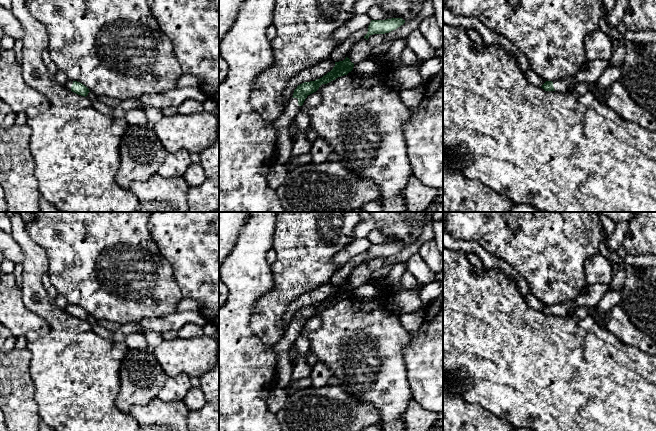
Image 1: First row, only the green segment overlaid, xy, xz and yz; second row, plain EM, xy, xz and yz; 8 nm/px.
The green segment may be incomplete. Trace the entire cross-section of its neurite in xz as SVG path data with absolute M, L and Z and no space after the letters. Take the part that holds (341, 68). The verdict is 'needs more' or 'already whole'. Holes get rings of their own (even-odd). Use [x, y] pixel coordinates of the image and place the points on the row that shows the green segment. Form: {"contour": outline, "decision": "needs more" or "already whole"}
{"contour": "M346 57L343 61L335 62L333 69L322 78L304 82L294 90L292 98L287 103L283 113L275 120L273 128L276 131L276 163L288 165L291 158L310 153L312 143L305 133L298 133L294 141L289 136L289 128L295 116L308 95L316 92L322 84L327 84L338 77L347 75L353 70L354 63Z", "decision": "needs more"}

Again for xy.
{"contour": "M69 80L66 84L66 87L72 92L84 97L86 97L88 93L90 92L89 89L85 85L77 81Z", "decision": "needs more"}

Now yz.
{"contour": "M574 76L554 81L546 81L541 87L545 91L567 92L573 79Z", "decision": "needs more"}

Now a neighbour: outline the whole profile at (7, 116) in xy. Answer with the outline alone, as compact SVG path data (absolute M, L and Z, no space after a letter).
M0 99L0 128L9 129L15 125L16 113Z

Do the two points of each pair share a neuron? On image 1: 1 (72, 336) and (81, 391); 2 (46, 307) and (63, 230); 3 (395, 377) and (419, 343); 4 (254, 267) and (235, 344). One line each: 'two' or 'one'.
1: one
2: two
3: two
4: one

